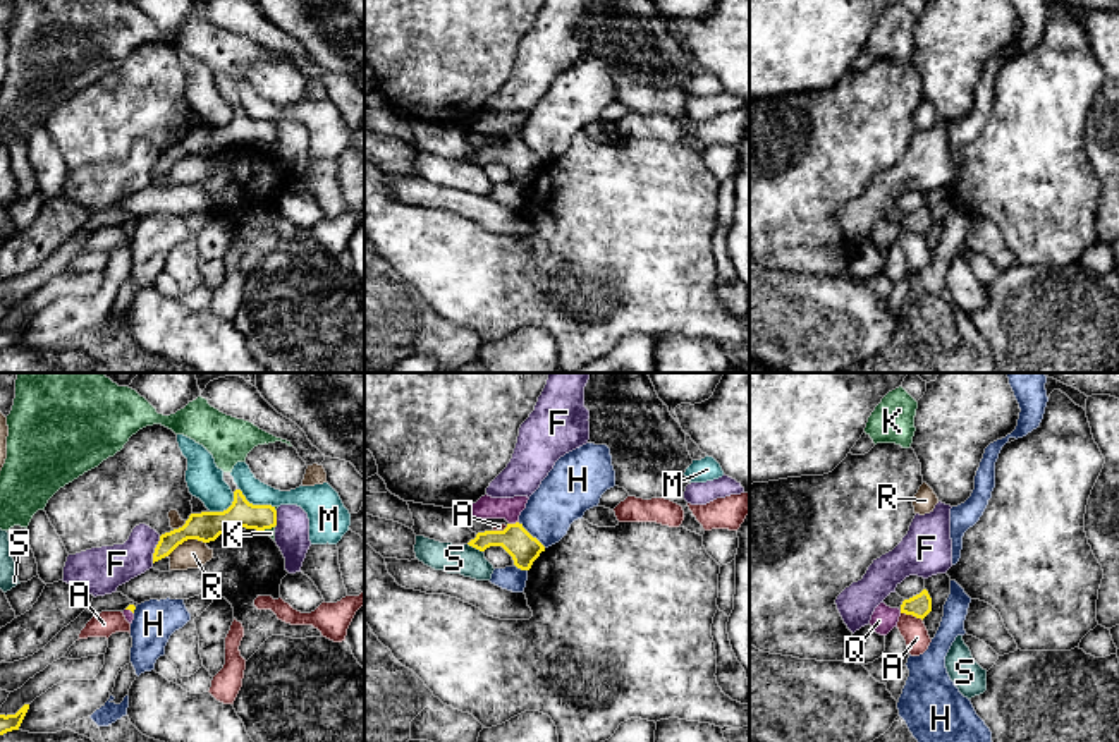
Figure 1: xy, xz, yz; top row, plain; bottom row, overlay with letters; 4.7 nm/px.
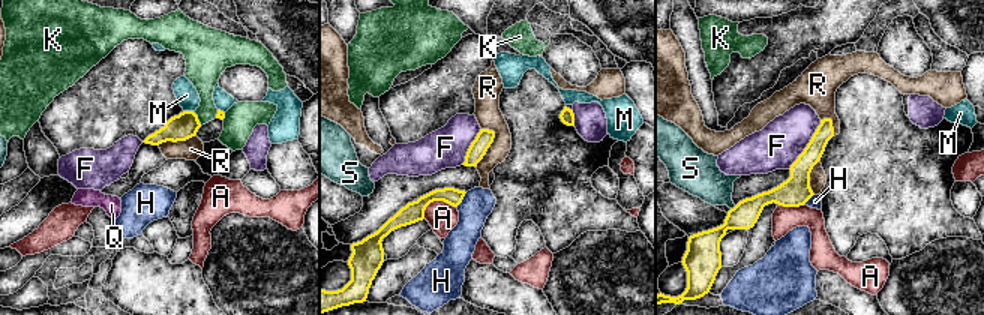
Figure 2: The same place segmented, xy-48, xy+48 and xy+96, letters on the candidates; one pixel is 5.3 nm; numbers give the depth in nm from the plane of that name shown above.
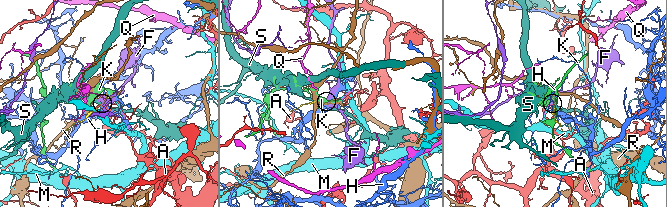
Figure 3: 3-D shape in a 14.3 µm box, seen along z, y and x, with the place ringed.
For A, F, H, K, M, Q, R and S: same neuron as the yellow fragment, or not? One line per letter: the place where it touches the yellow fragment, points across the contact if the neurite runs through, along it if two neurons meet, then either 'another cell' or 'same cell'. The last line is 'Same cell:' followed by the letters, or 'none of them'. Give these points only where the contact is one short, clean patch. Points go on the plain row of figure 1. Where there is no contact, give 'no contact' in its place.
A: meets yellow in yz at (911, 229); border along yz (901, 227), (922, 236); another cell
F: meets yellow in xy at (155, 165); another cell
H: meets yellow in xz at (530, 150); another cell
K: meets yellow in xy at (269, 143); border along xy (275, 139), (262, 146); another cell
M: meets yellow in xy at (255, 121); border along xy (239, 103), (250, 117), (270, 119), (274, 122); another cell
Q: meets yellow in xz at (513, 139); runs through xz (523, 164), (514, 153), (513, 139), (501, 124), (487, 122); same cell
R: meets yellow in xy at (186, 155); another cell
S: meets yellow in xz at (475, 162); border along xz (468, 158), (482, 167); another cell
Same cell: Q

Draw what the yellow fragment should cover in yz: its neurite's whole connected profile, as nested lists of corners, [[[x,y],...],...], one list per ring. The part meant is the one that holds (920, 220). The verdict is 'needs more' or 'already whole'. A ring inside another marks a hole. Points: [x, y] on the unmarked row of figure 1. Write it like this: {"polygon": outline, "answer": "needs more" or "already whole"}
{"polygon": [[[926,204],[920,210],[904,215],[901,220],[901,228],[913,230],[916,234],[925,234],[932,227],[932,213]]], "answer": "already whole"}

